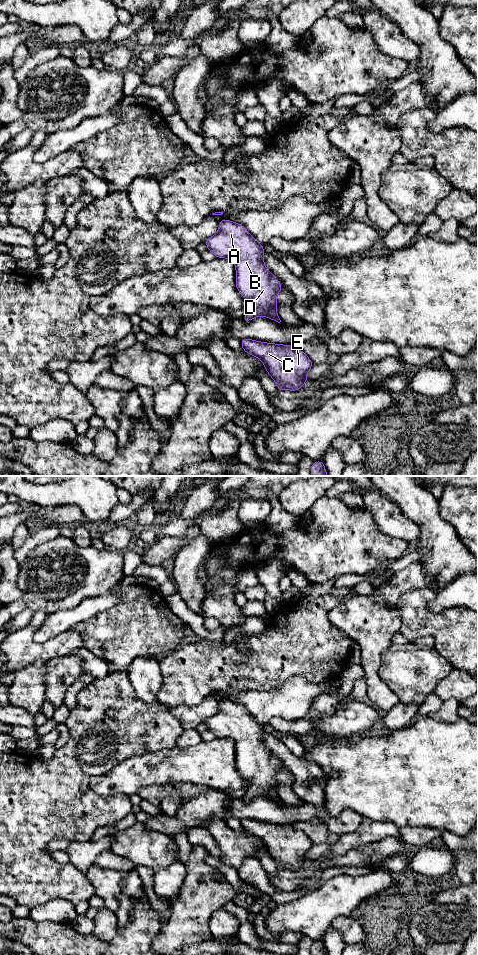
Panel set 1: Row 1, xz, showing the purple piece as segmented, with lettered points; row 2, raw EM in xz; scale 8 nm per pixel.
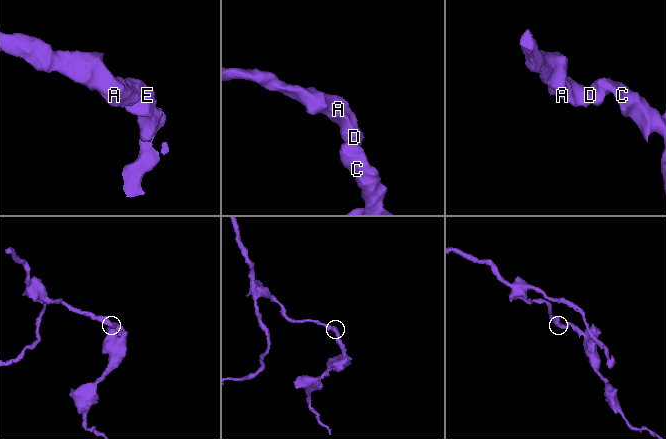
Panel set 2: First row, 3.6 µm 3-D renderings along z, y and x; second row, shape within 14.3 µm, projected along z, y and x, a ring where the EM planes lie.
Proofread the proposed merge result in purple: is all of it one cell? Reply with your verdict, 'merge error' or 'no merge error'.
no merge error

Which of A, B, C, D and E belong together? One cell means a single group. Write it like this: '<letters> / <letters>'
A B C D E

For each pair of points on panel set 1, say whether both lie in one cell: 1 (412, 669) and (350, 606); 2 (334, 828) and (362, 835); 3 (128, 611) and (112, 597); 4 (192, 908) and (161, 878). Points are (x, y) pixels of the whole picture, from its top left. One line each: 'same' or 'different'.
1: different
2: different
3: different
4: different

